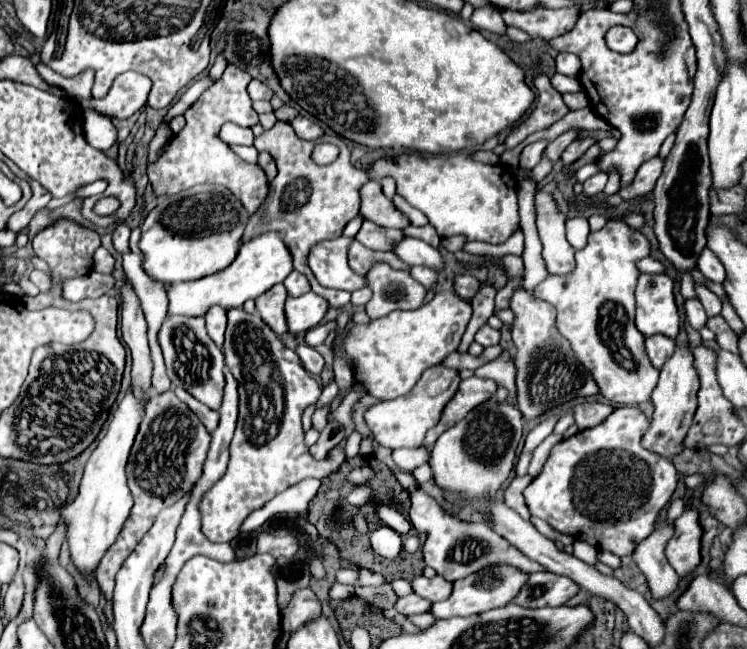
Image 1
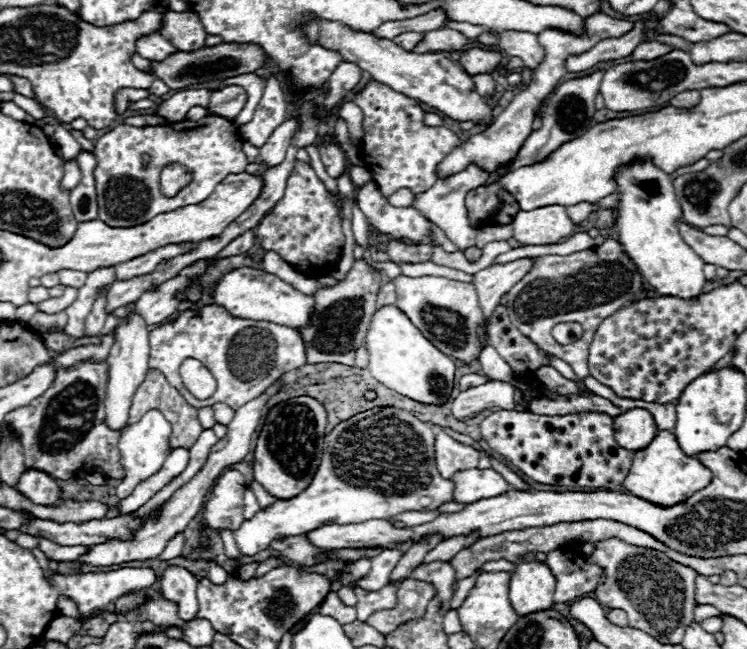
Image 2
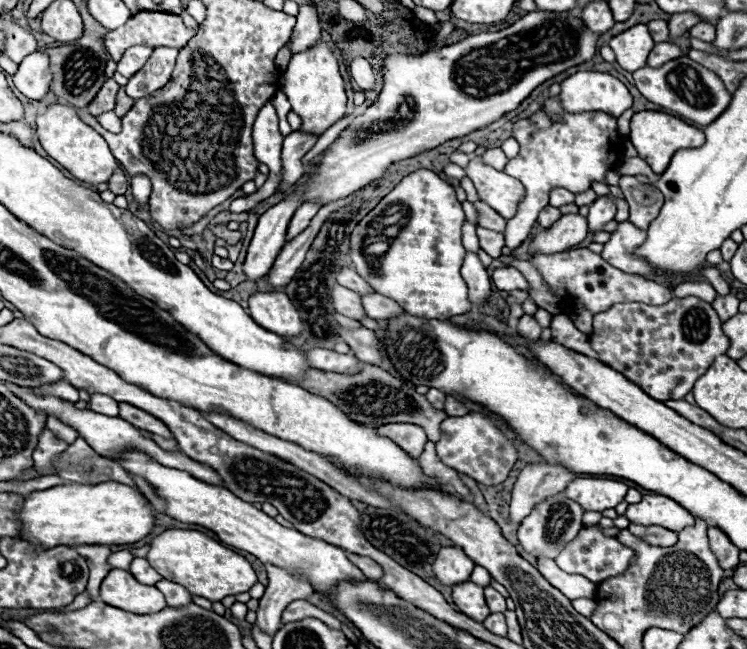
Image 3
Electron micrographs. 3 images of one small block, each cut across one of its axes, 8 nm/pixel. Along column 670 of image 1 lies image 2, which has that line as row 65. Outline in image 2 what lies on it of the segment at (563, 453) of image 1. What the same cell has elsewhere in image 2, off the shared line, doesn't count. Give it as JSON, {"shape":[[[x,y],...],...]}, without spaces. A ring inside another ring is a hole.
{"shape":[[[470,48],[464,52],[464,56],[458,60],[458,64],[470,74],[480,72],[494,72],[500,64],[500,52],[496,50],[482,50],[482,48]]]}

